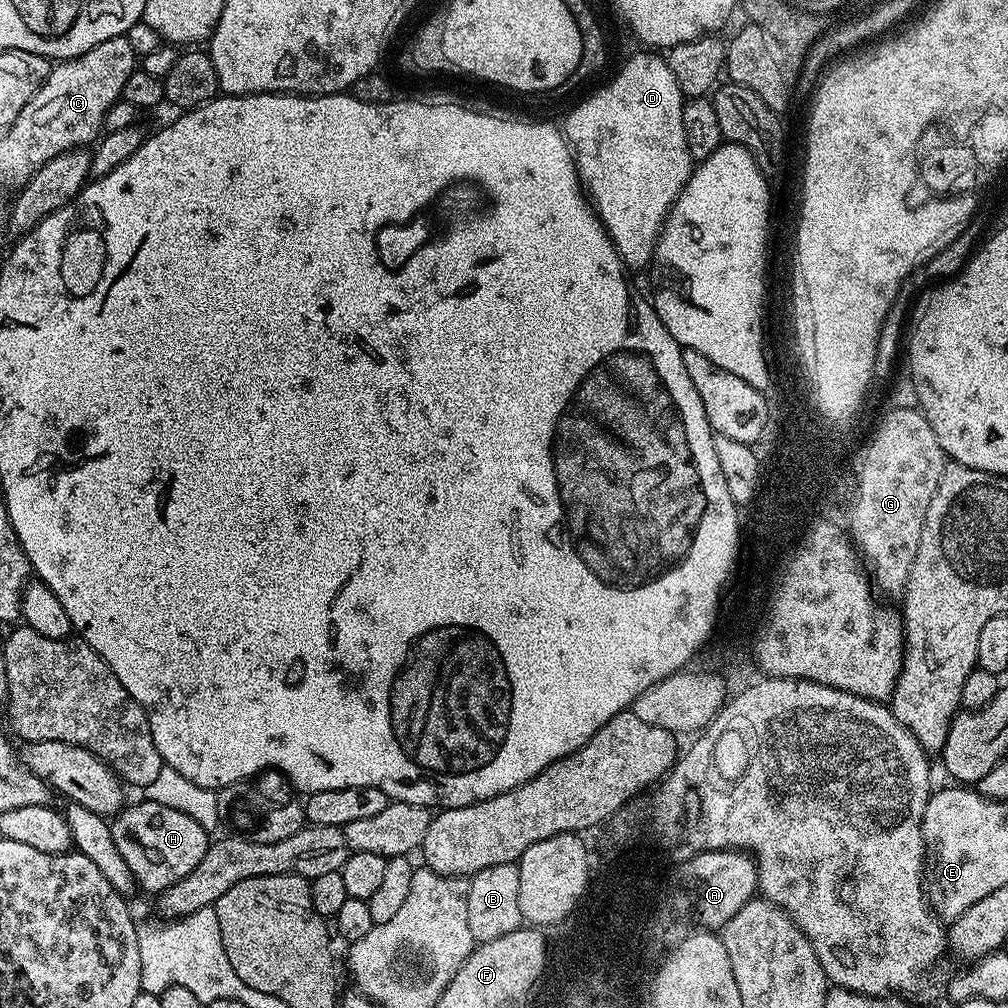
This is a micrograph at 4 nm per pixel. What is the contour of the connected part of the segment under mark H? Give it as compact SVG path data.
M145 799L139 803L129 803L121 808L111 821L114 846L118 846L118 854L122 854L126 866L130 866L137 885L151 894L159 894L174 886L178 878L186 878L186 874L202 862L202 854L206 854L210 843L210 833L198 826L194 818L179 810L170 810L170 806L158 806L158 802Z

